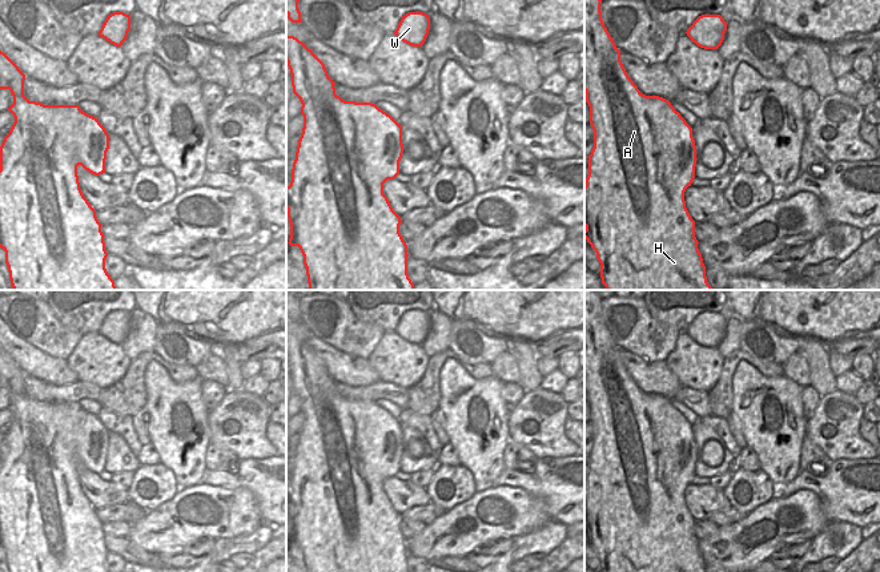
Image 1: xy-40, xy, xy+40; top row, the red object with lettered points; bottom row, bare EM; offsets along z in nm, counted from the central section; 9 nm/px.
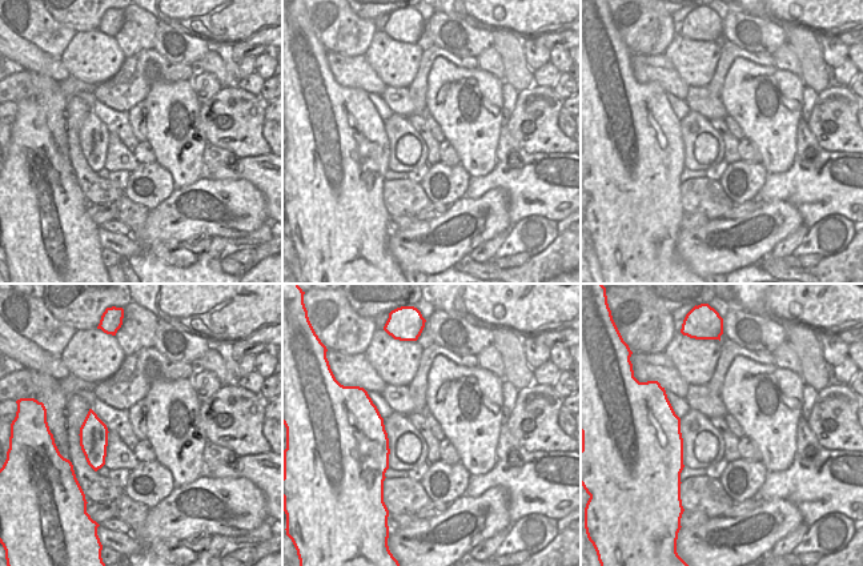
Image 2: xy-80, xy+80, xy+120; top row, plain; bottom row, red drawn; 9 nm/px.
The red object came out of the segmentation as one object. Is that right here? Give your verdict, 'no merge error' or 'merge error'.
no merge error

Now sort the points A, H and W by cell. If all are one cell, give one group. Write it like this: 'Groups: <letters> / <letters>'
Groups: A H W

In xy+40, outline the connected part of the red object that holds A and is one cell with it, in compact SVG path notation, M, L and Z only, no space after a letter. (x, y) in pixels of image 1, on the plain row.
M584 290L584 390L594 428L584 483L584 536L596 551L600 572L706 572L695 519L684 499L698 458L692 426L668 398L643 392L628 375L602 318L600 302L596 290Z

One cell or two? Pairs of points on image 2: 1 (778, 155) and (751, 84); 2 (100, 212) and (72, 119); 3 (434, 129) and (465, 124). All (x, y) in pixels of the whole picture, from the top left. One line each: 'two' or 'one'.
1: one
2: two
3: two

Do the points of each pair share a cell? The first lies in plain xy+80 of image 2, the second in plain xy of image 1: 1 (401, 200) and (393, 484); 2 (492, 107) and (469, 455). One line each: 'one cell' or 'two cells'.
1: one cell
2: one cell

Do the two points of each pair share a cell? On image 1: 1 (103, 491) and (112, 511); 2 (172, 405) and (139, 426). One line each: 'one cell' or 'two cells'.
1: two cells
2: two cells

